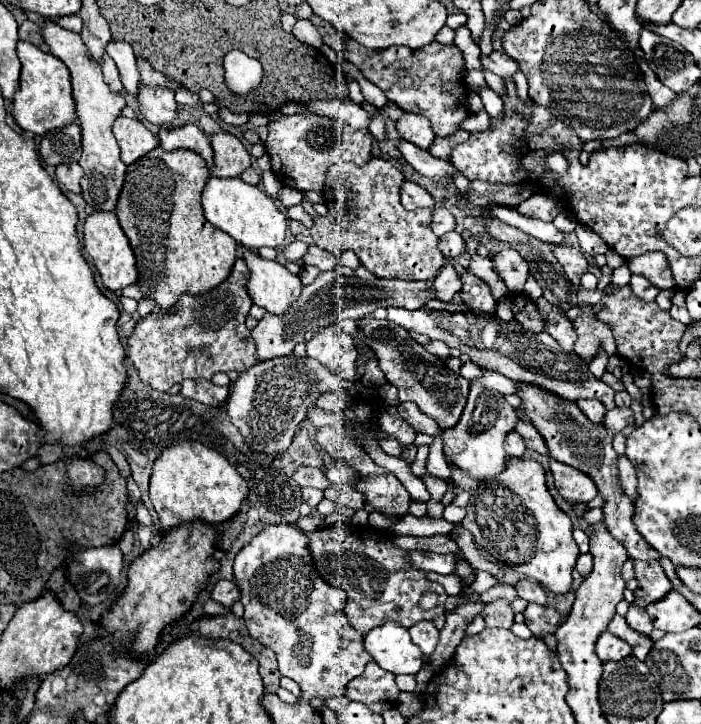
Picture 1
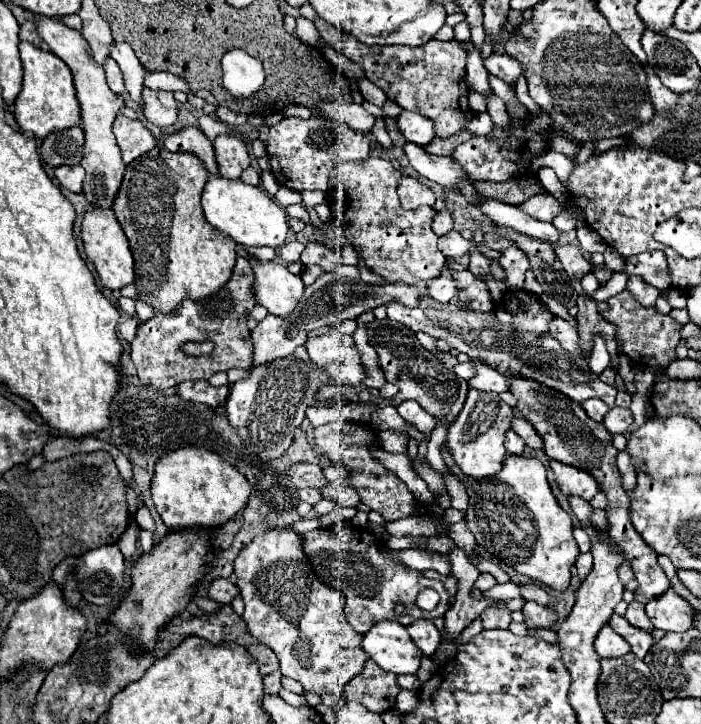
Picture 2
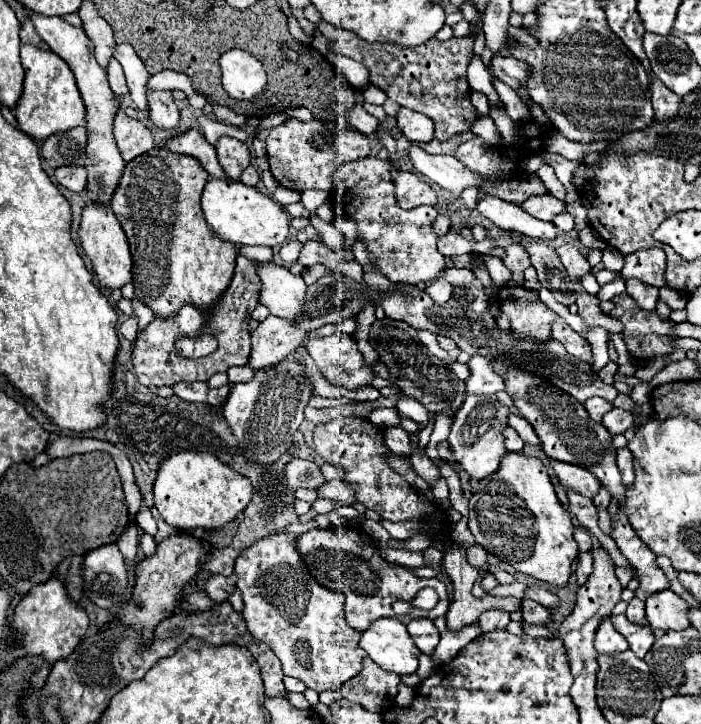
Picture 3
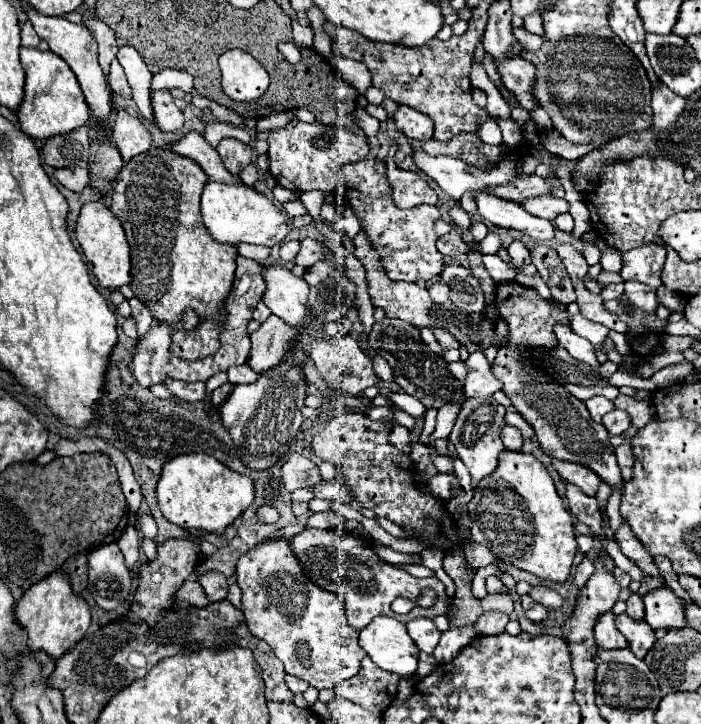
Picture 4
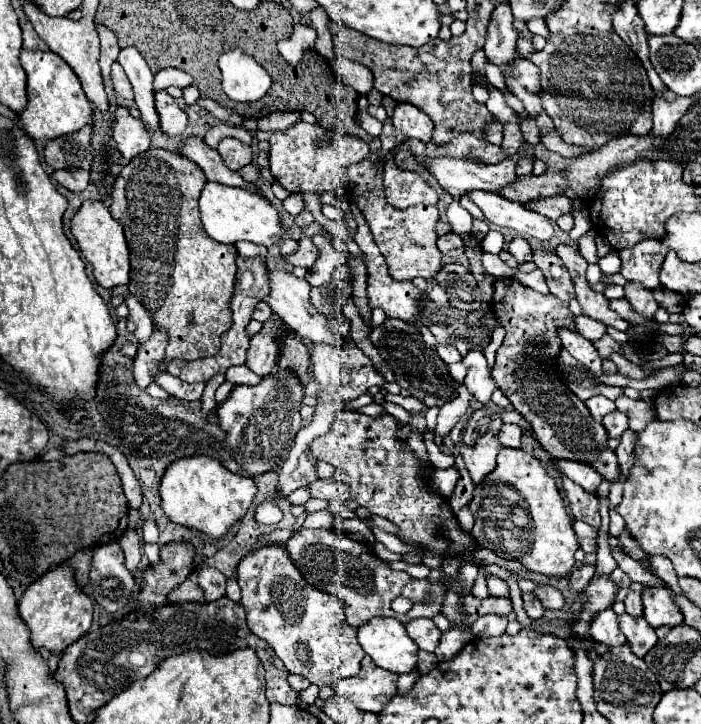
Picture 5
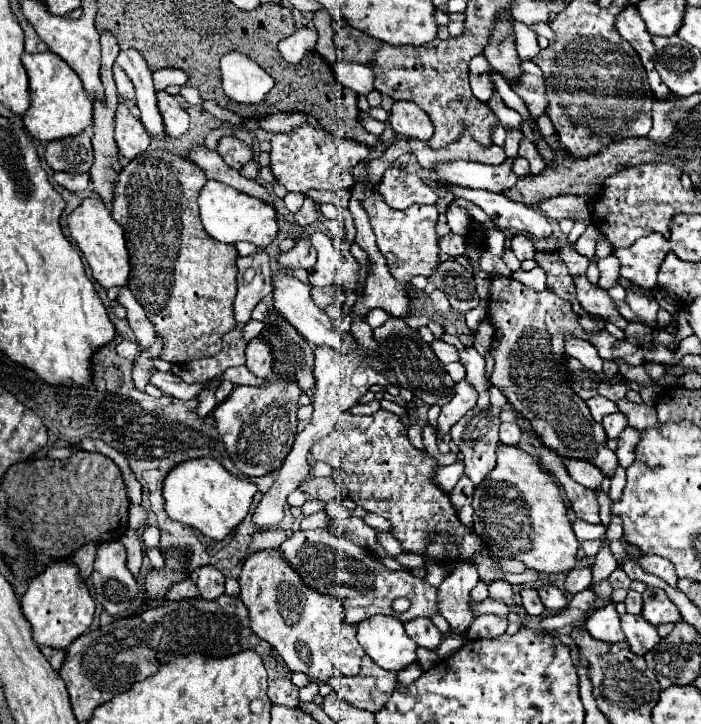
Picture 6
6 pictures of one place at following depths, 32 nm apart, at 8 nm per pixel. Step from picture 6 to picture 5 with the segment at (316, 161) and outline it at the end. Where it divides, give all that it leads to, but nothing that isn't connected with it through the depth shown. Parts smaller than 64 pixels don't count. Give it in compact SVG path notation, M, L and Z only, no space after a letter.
M296 122L284 132L272 132L270 136L270 172L290 192L338 192L346 186L344 170L368 156L368 144L362 138L326 130L320 124Z

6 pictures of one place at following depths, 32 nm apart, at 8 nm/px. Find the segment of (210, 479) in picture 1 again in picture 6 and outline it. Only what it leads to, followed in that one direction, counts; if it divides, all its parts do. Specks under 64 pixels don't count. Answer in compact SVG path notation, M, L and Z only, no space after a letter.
M196 458L184 460L164 478L164 510L166 514L180 524L192 526L200 530L204 536L220 542L226 534L238 526L250 510L252 498L256 494L256 486L250 480L242 480L230 474L218 460L214 458Z

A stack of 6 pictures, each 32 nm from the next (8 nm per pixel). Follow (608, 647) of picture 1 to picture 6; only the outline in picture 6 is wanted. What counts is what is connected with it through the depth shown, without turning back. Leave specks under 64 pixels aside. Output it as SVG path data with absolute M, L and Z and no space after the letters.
M610 602L608 606L600 610L594 610L590 618L586 620L586 628L596 640L604 640L608 644L624 642L624 632L620 628L620 616L614 610L614 602Z

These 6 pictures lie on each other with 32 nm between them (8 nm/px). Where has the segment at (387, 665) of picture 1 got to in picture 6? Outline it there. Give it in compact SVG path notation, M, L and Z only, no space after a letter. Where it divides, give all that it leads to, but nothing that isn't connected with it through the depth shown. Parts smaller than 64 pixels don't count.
M372 616L358 624L358 642L366 654L384 670L400 672L416 662L416 642L406 634L404 624L390 616Z

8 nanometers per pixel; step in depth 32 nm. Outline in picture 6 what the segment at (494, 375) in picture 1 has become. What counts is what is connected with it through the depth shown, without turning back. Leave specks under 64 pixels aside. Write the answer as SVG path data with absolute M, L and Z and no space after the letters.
M474 348L460 352L460 362L466 366L466 382L478 392L478 404L490 404L492 382L486 378L486 360Z

